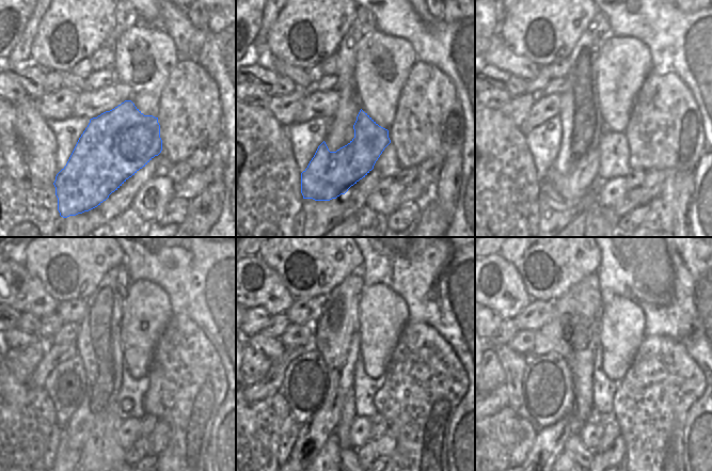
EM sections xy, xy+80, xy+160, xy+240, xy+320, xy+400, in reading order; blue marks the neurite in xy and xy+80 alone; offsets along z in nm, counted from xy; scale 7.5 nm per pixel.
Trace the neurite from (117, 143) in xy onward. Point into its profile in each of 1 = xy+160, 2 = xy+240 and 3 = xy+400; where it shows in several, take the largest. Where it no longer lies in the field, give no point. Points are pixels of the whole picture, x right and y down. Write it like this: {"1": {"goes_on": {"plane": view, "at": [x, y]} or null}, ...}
{"1": {"goes_on": {"plane": "xy+160", "at": [572, 186]}}, "2": {"goes_on": {"plane": "xy+240", "at": [92, 450]}}, "3": {"goes_on": {"plane": "xy+400", "at": [564, 454]}}}

